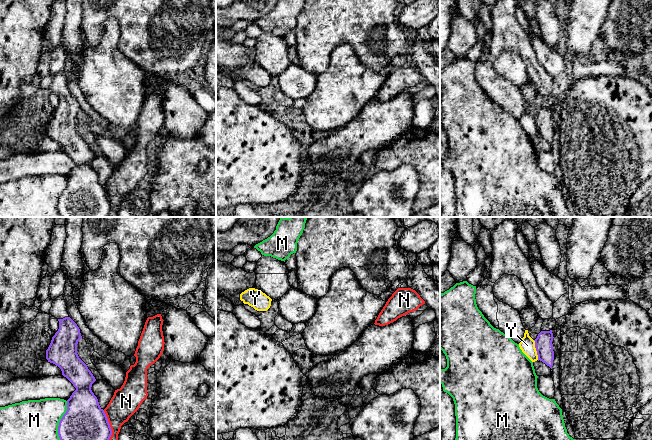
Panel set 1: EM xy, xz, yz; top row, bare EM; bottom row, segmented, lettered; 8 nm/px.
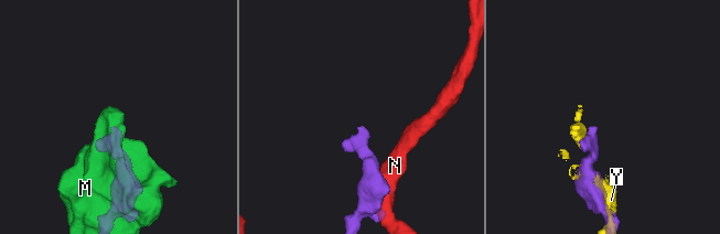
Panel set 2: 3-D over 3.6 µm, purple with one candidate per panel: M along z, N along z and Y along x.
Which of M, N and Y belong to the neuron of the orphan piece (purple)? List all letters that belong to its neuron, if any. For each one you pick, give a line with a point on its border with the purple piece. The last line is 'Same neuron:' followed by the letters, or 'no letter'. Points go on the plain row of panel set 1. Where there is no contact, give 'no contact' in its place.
Same neuron: no letter

